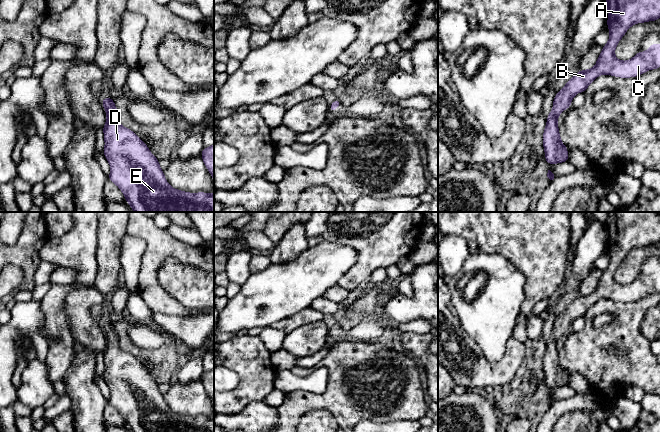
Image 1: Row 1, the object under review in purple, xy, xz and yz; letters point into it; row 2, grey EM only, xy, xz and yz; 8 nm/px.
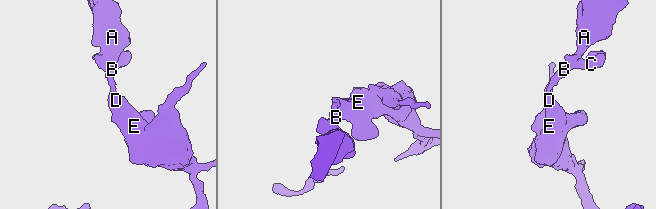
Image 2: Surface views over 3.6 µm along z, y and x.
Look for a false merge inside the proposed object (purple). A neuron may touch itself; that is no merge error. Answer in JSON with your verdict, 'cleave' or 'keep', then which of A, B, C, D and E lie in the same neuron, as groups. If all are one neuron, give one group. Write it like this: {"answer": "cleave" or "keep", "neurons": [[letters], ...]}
{"answer": "keep", "neurons": [["A", "B", "C", "D", "E"]]}

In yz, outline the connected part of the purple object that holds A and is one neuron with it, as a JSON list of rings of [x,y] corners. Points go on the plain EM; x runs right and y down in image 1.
[[[608,212],[606,224],[608,233],[607,250],[610,262],[597,283],[596,289],[588,294],[580,294],[566,309],[557,316],[553,324],[553,334],[547,341],[546,351],[543,357],[543,371],[547,388],[568,386],[568,375],[566,369],[561,366],[557,348],[557,342],[563,334],[567,334],[572,322],[579,316],[585,316],[587,311],[602,298],[612,299],[620,302],[636,301],[648,294],[660,292],[660,268],[651,268],[645,276],[638,276],[632,283],[621,285],[615,281],[615,272],[626,255],[636,247],[656,245],[660,242],[660,214],[658,212]]]

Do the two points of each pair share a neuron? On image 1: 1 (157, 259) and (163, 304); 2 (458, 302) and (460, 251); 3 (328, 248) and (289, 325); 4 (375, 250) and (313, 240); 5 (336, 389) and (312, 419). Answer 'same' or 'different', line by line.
1: same
2: different
3: different
4: same
5: different

